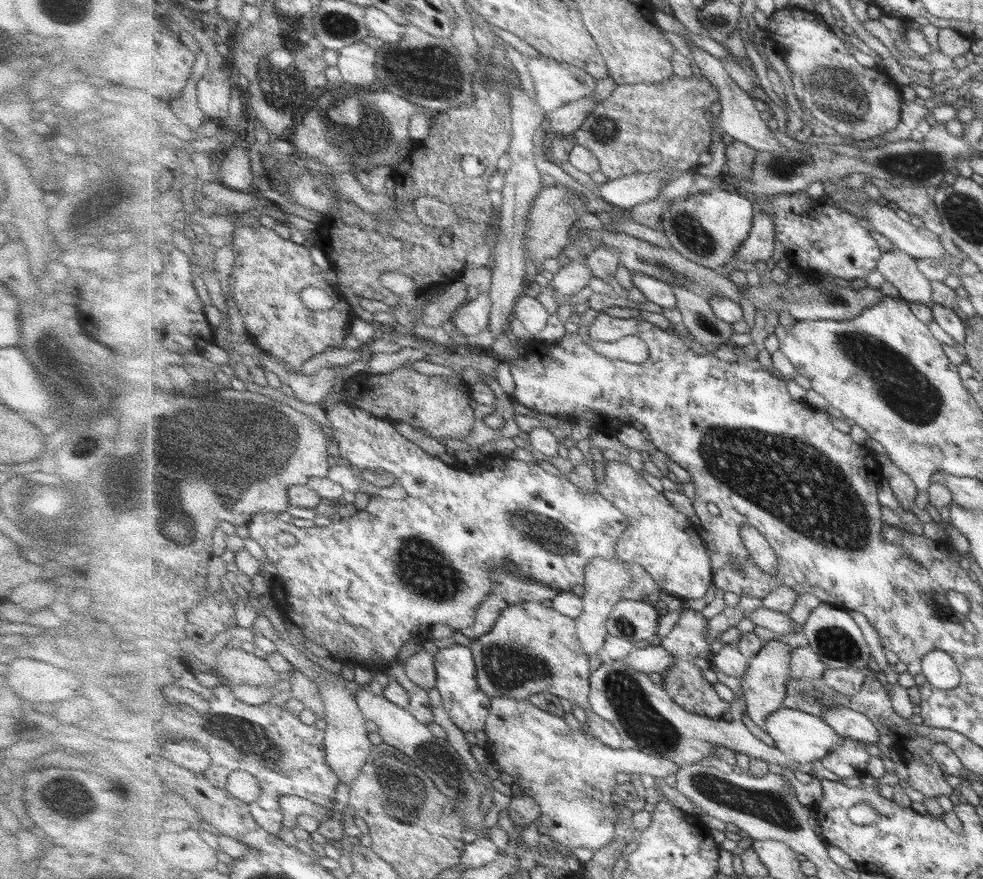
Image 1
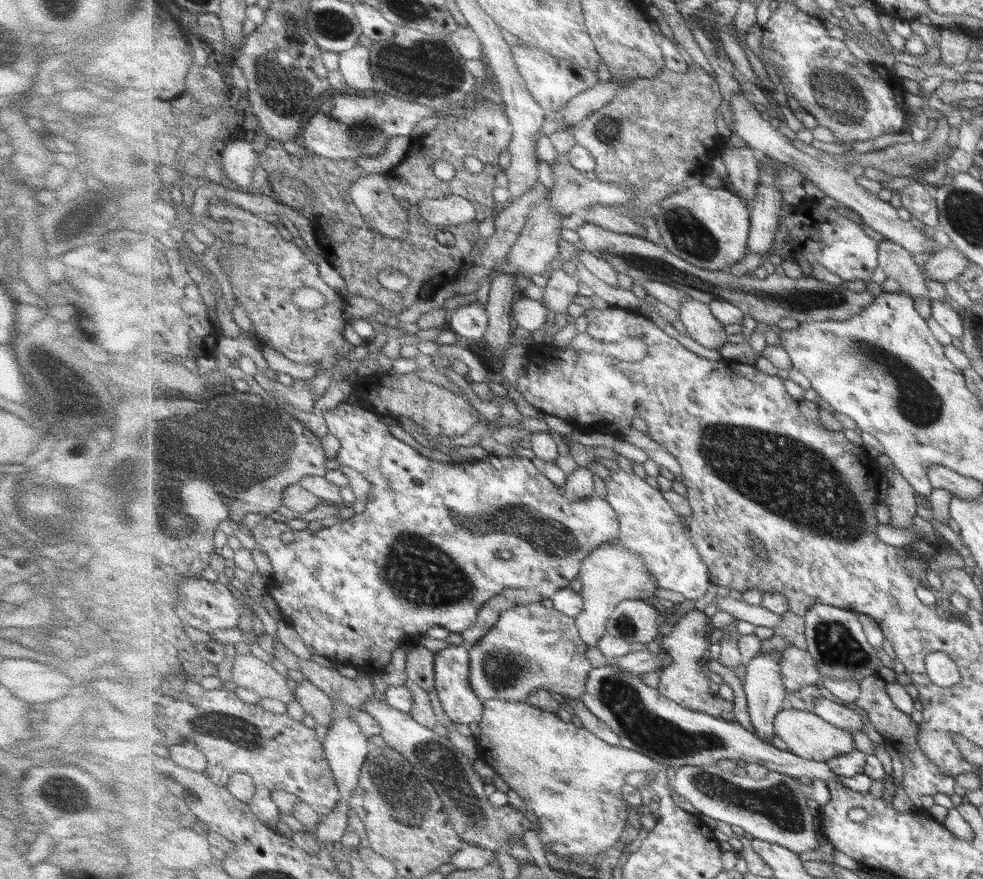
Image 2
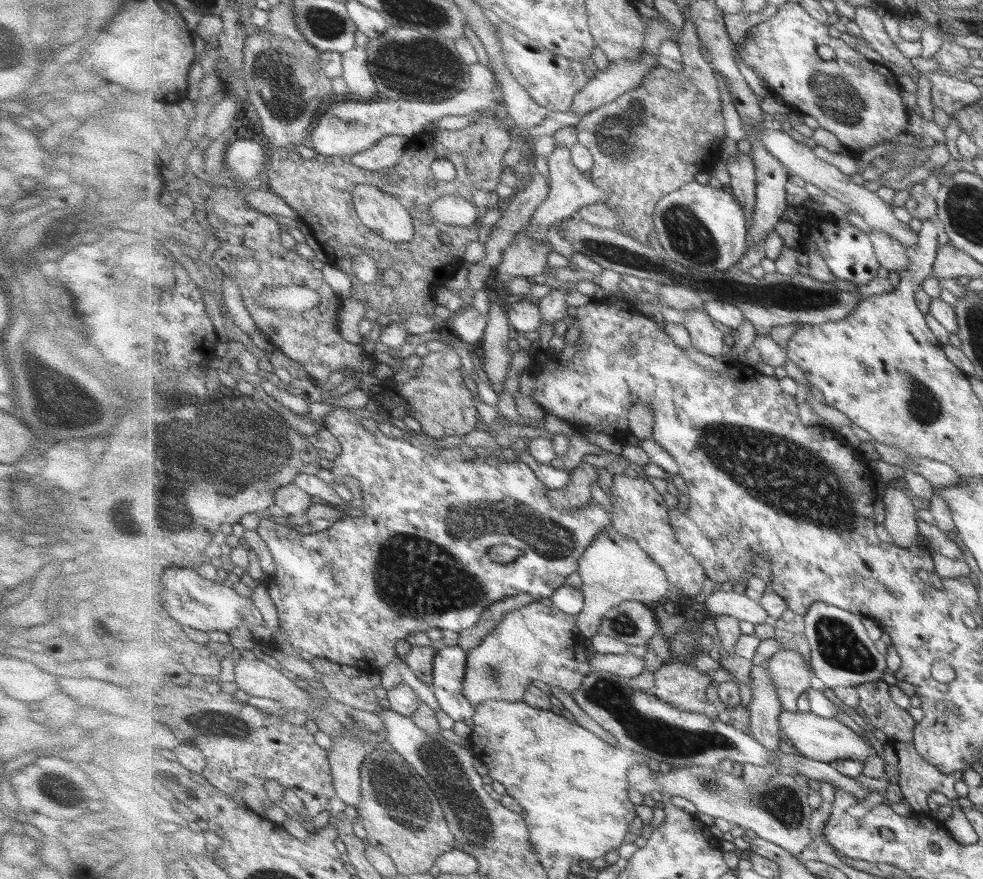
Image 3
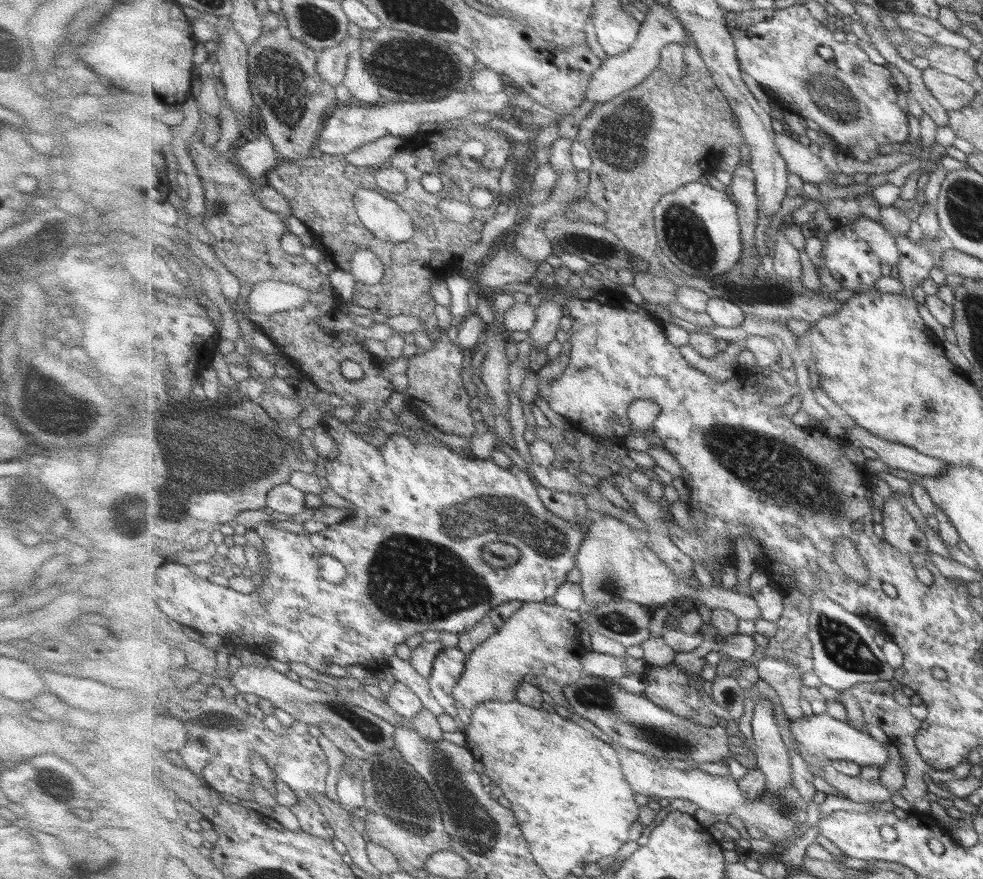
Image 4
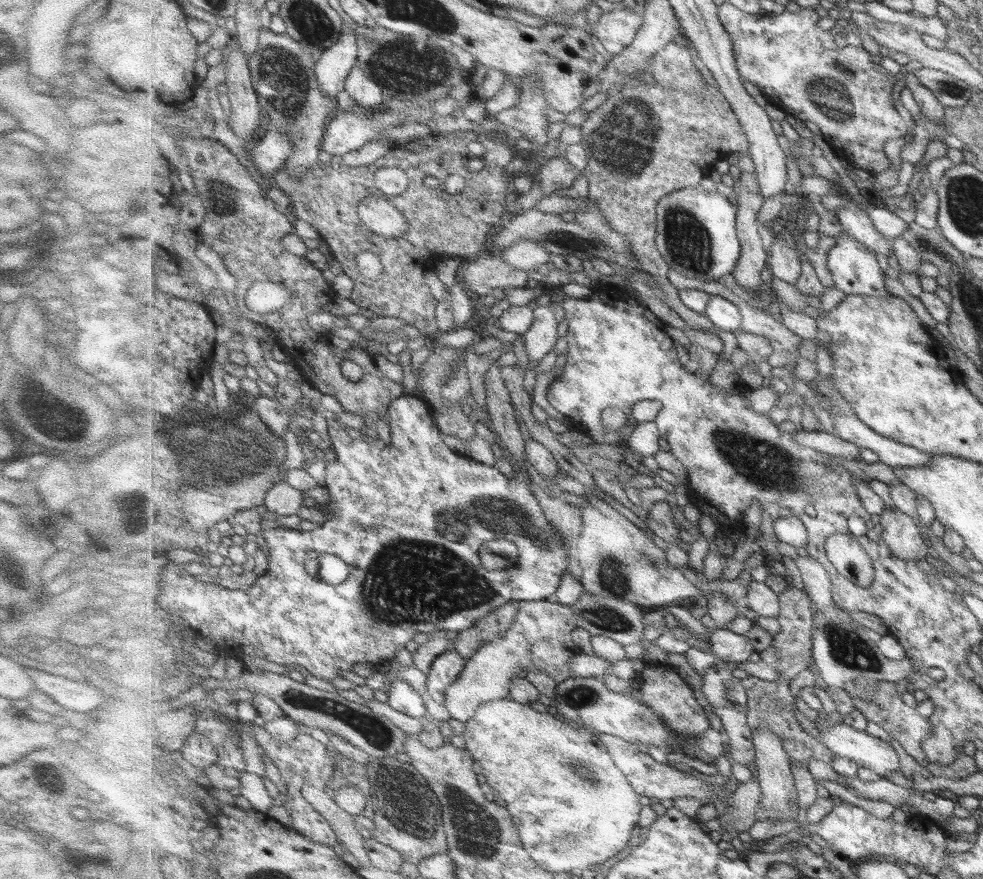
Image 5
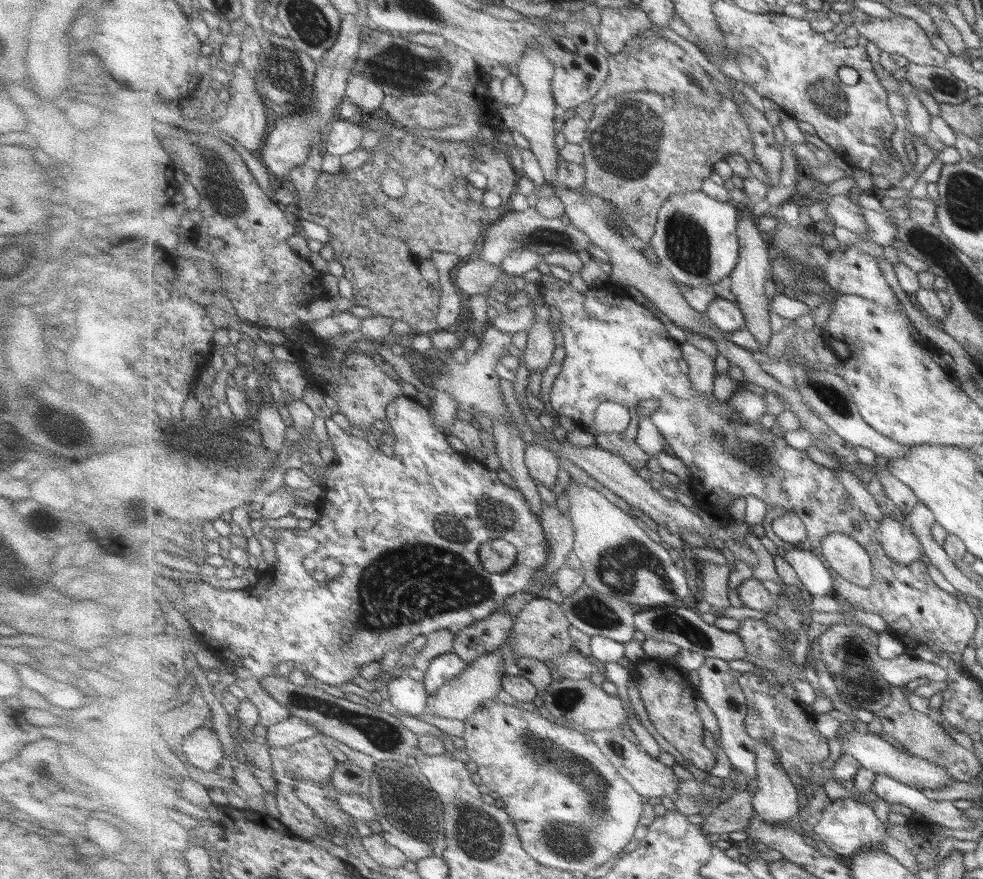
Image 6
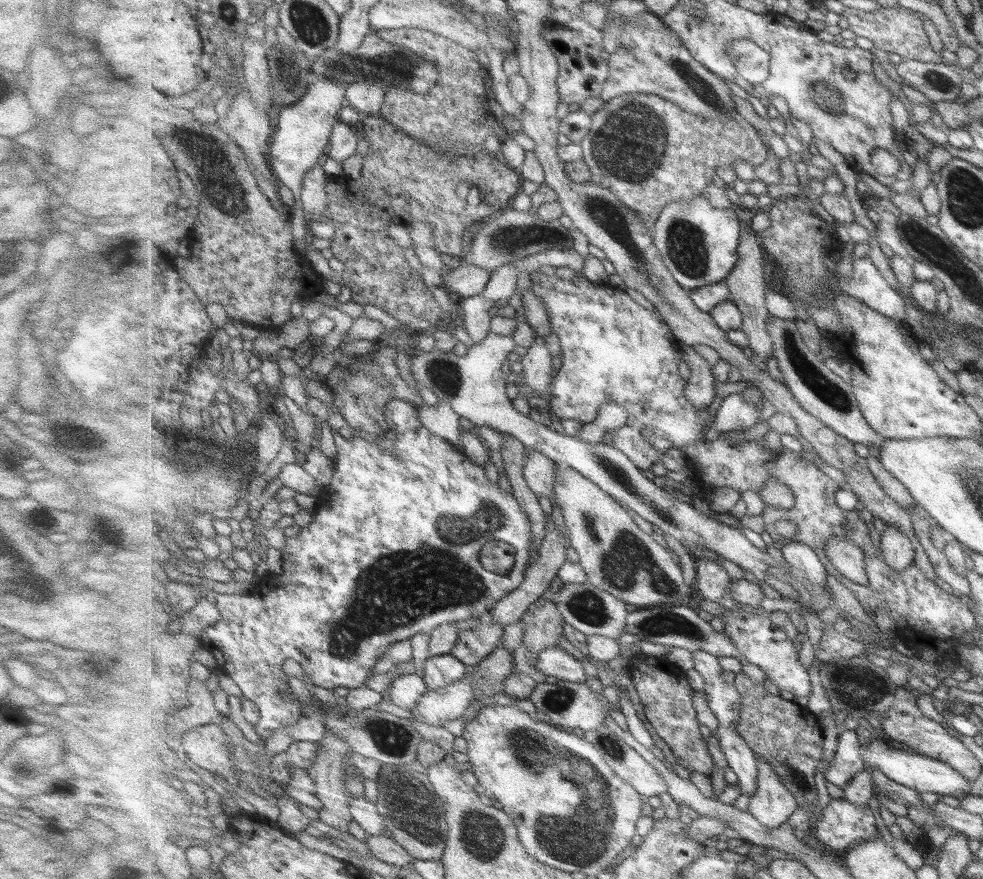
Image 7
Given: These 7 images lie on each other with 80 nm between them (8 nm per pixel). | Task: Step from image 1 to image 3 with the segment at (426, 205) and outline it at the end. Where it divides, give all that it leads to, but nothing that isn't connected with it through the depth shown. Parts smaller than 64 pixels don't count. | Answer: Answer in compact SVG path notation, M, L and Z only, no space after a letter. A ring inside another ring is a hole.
M453 194L438 198L430 206L430 213L434 219L447 225L468 227L479 225L480 222L478 208L474 202Z

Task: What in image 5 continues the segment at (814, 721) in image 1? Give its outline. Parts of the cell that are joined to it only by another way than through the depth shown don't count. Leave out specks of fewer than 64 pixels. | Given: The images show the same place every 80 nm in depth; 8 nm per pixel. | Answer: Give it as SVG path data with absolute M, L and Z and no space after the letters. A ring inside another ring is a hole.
M821 710L818 720L815 721L820 732L820 738L816 739L828 746L835 758L854 760L860 767L869 768L881 777L901 773L901 762L891 743L843 722L832 727L821 725L825 716L827 713Z

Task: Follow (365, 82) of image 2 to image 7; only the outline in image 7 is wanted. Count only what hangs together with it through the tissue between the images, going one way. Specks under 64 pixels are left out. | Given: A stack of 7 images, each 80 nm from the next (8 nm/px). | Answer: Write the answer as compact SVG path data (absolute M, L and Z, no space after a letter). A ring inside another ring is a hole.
M355 82L346 89L347 104L363 116L378 116L386 98L386 89L365 82Z

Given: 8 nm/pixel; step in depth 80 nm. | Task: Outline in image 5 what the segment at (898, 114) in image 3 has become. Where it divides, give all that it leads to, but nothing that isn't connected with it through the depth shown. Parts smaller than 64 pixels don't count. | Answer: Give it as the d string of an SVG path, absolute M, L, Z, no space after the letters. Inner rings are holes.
M723 4L719 6L719 17L734 41L738 73L743 79L760 88L770 102L785 114L815 123L840 160L851 162L872 175L891 166L883 152L885 142L905 136L907 124L893 102L893 86L897 82L895 75L889 74L881 64L876 64L865 48L839 48L829 31L817 27L820 17L815 9L801 8L798 12L783 11L779 15L764 13L758 17L742 12L733 4ZM847 71L852 73L853 79L845 77Z

